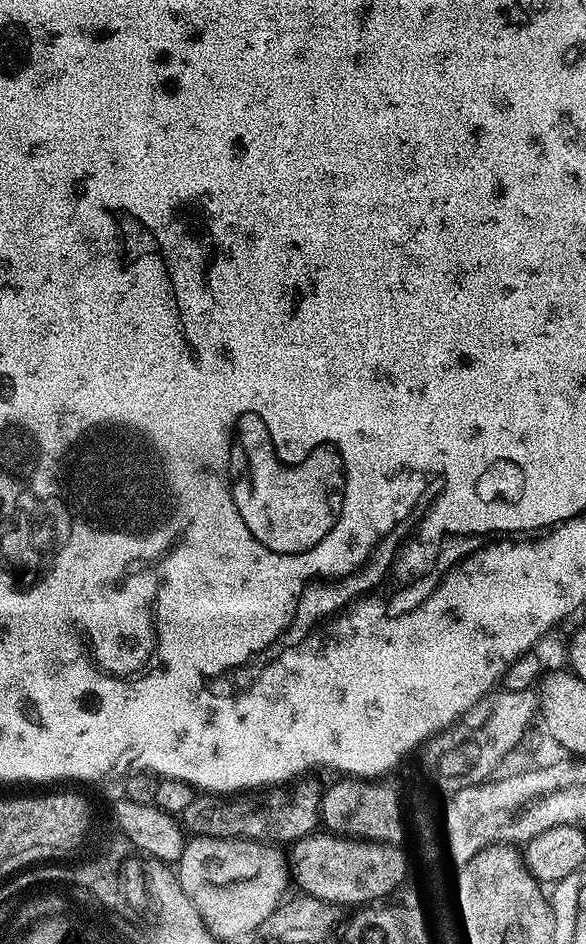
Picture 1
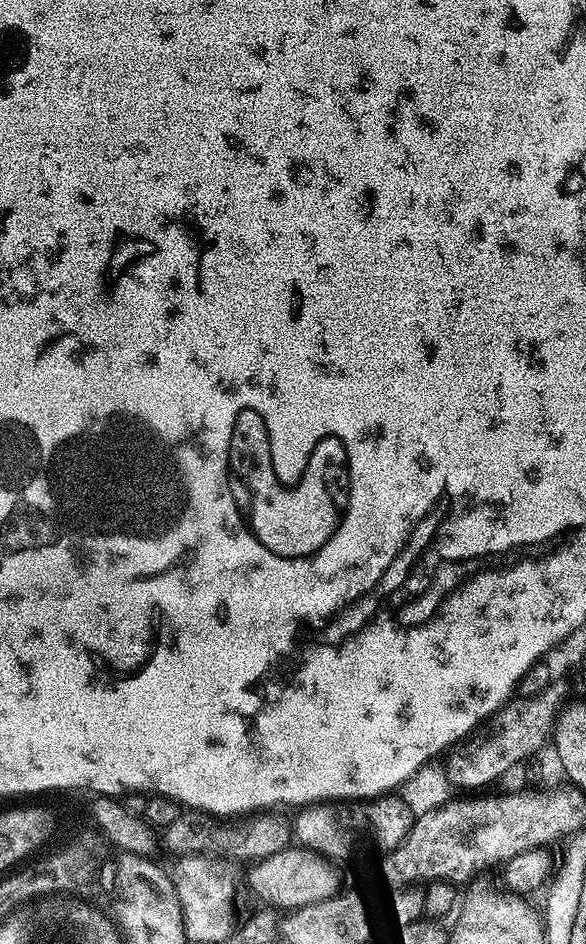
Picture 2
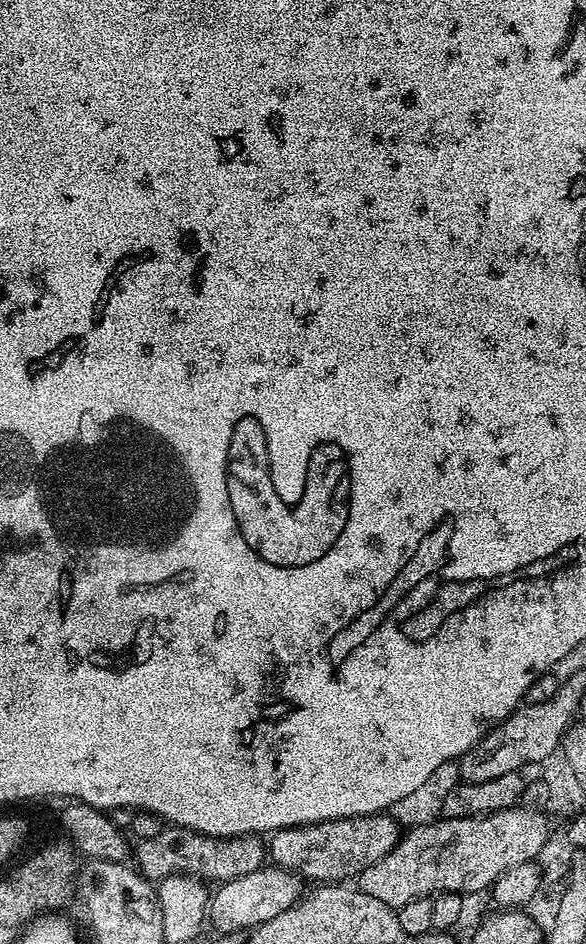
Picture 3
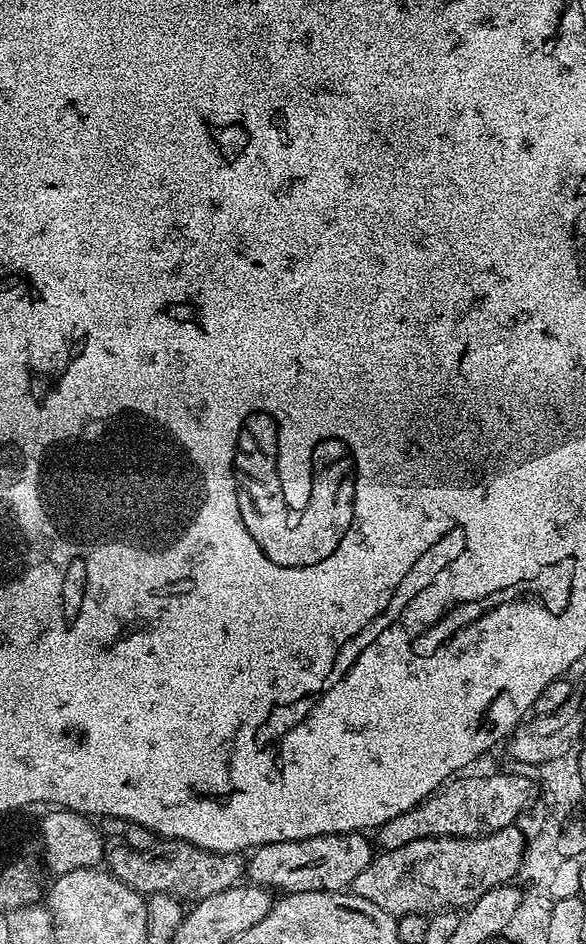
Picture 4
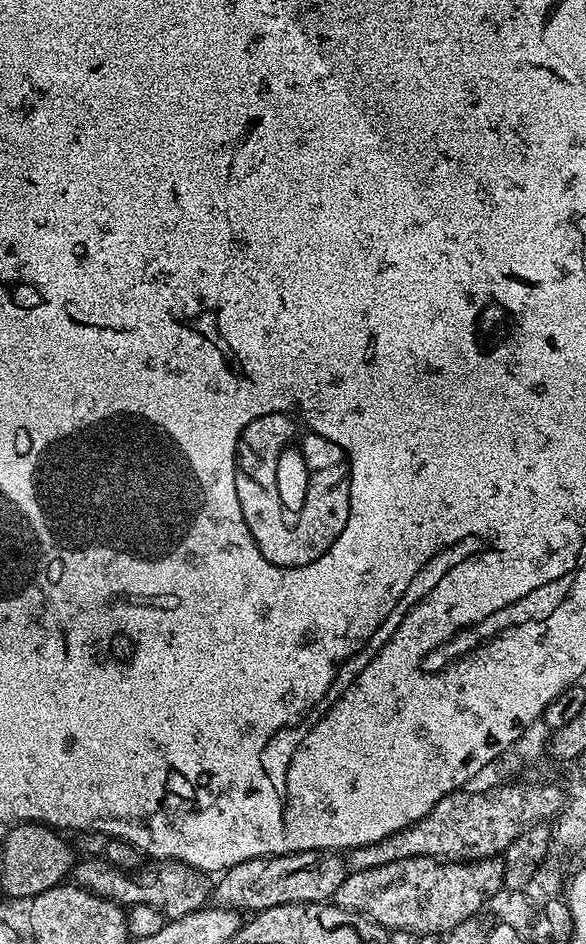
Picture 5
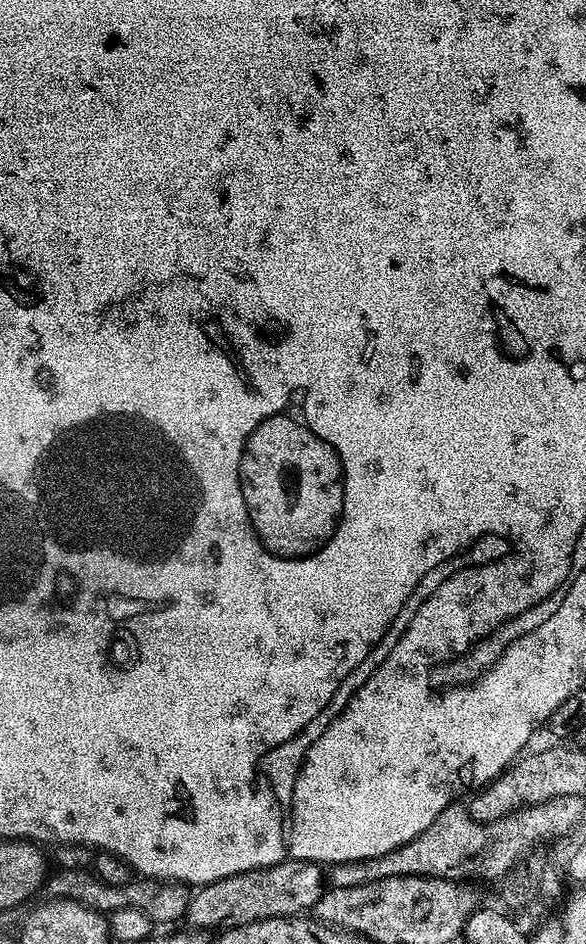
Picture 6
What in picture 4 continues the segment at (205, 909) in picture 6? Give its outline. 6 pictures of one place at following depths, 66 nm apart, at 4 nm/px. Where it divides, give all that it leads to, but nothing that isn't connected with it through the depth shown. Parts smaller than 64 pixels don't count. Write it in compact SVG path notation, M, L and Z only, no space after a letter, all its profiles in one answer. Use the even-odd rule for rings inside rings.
M339 832L305 840L287 840L251 849L246 860L246 876L253 884L281 888L279 891L284 894L343 892L351 889L354 878L366 870L373 855L373 841L362 832Z

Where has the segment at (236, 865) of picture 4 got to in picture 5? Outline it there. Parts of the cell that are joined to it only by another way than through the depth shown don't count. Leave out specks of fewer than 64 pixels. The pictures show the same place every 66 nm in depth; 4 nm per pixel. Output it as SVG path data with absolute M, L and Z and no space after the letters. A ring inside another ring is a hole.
M77 859L70 873L71 883L98 893L108 900L115 900L121 906L140 905L142 908L156 908L168 920L180 920L186 914L205 907L214 896L214 880L209 873L197 872L181 860L165 860L149 863L149 868L128 872L111 864L108 860Z

